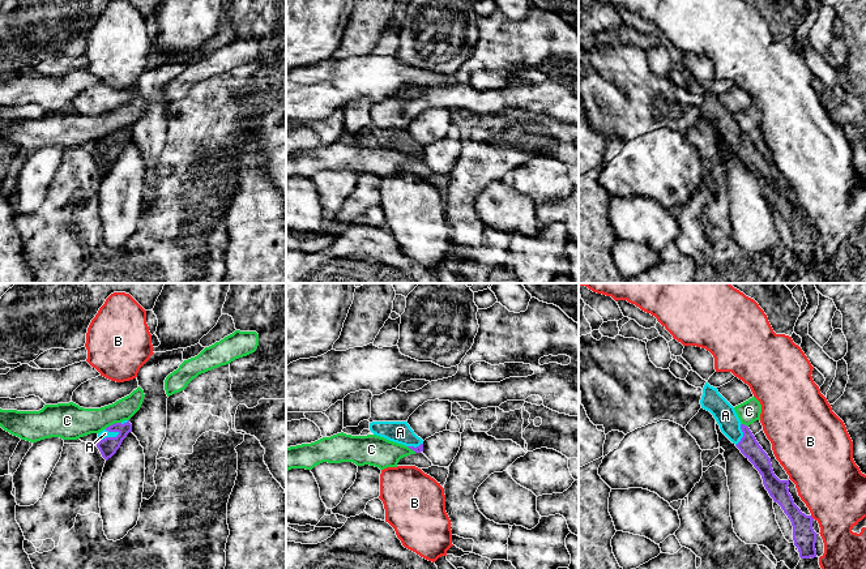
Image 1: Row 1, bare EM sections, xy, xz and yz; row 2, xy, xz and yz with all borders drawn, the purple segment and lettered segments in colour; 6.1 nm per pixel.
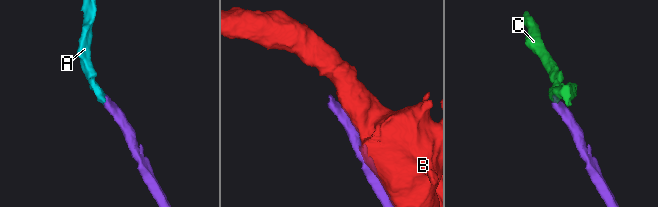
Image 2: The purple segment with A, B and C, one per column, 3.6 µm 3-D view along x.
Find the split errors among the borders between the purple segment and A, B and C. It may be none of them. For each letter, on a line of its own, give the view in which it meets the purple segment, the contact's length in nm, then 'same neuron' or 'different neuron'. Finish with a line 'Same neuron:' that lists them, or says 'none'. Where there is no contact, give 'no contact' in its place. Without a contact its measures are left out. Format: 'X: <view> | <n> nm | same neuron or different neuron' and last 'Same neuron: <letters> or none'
A: xy | 150 nm | same neuron
B: yz | 40 nm | different neuron
C: xy | 110 nm | different neuron
Same neuron: A

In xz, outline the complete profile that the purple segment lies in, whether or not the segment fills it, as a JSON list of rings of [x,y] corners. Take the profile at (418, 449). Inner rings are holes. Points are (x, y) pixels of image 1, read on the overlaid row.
[[[372,422],[370,431],[376,436],[405,445],[415,453],[423,452],[423,440],[414,433],[408,422]]]

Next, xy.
[[[124,420],[121,423],[115,423],[98,433],[97,448],[106,461],[116,453],[129,432],[132,432],[132,424],[129,420]]]

